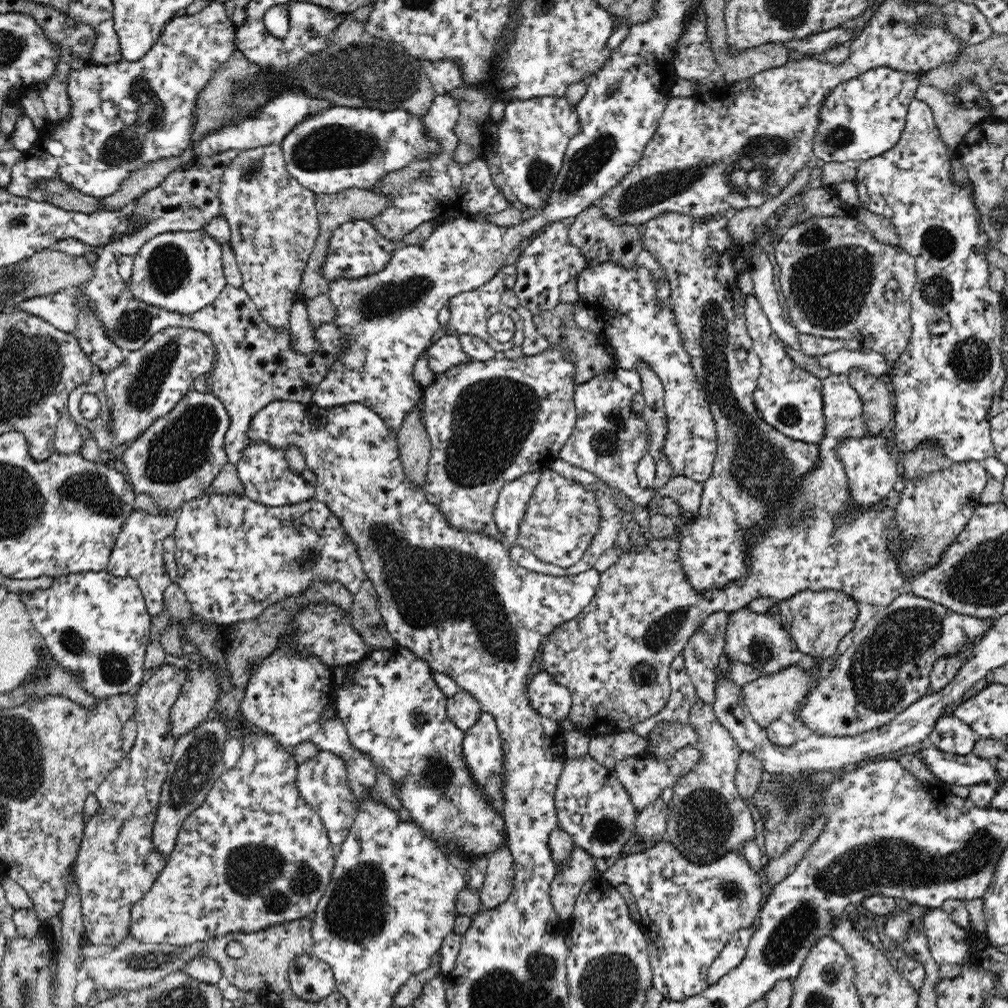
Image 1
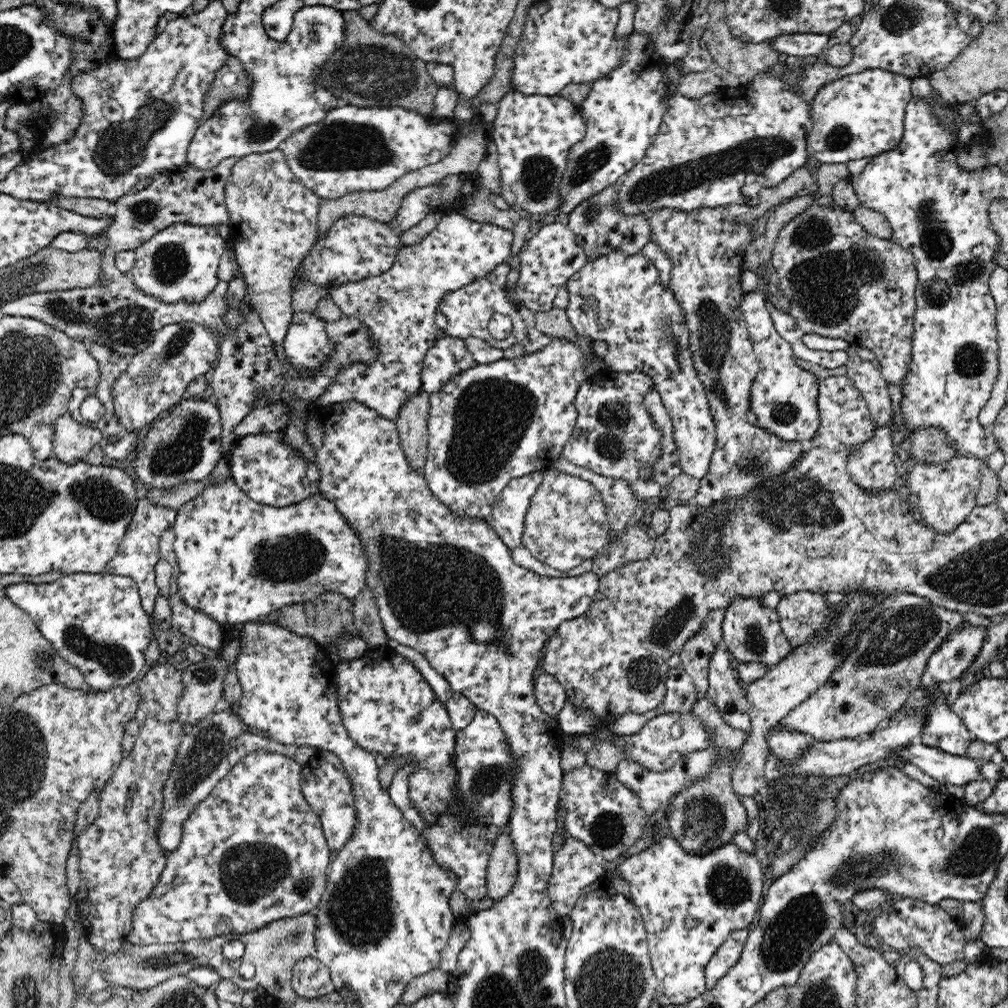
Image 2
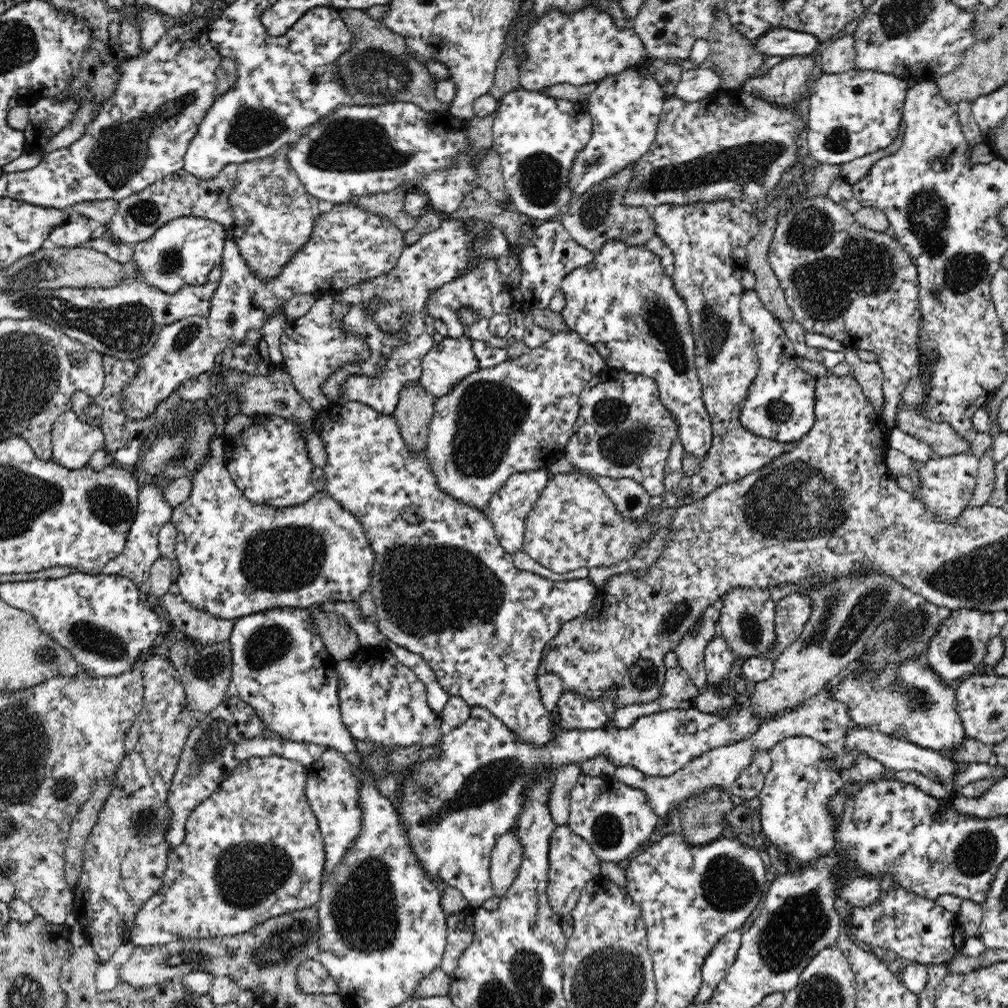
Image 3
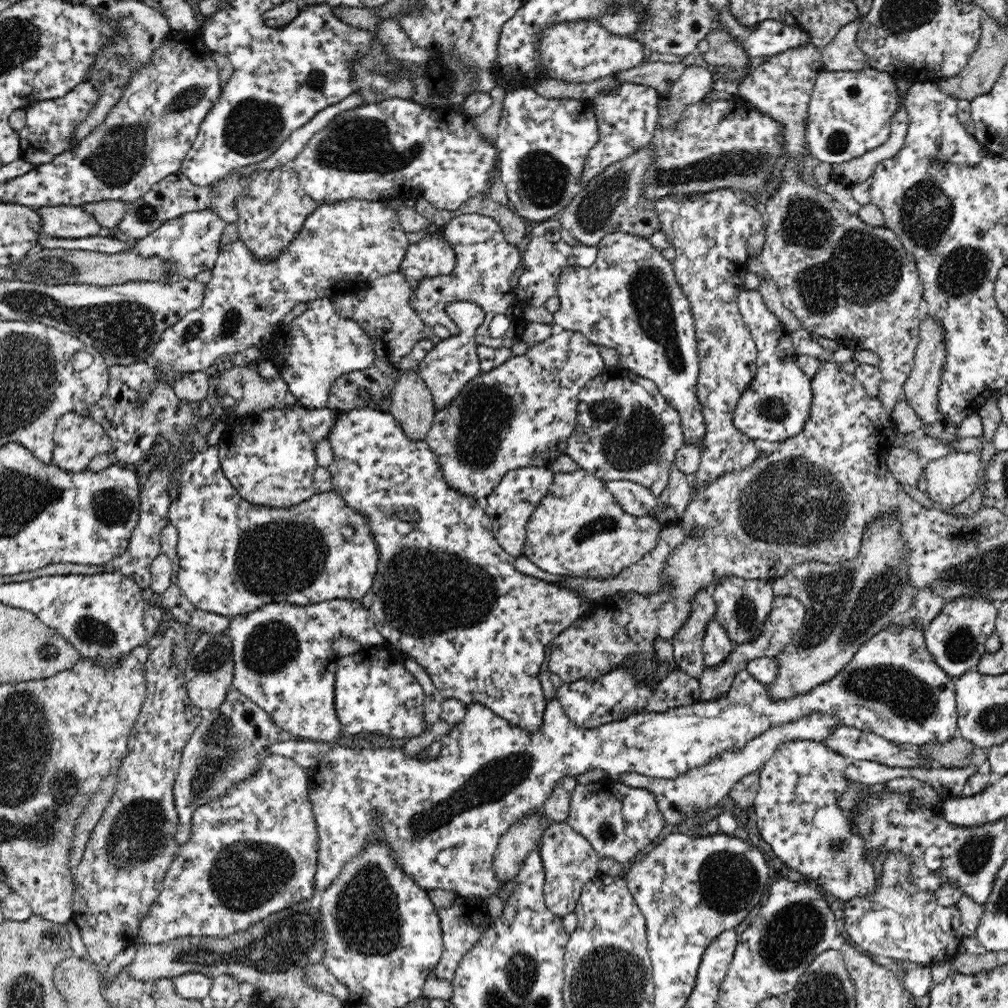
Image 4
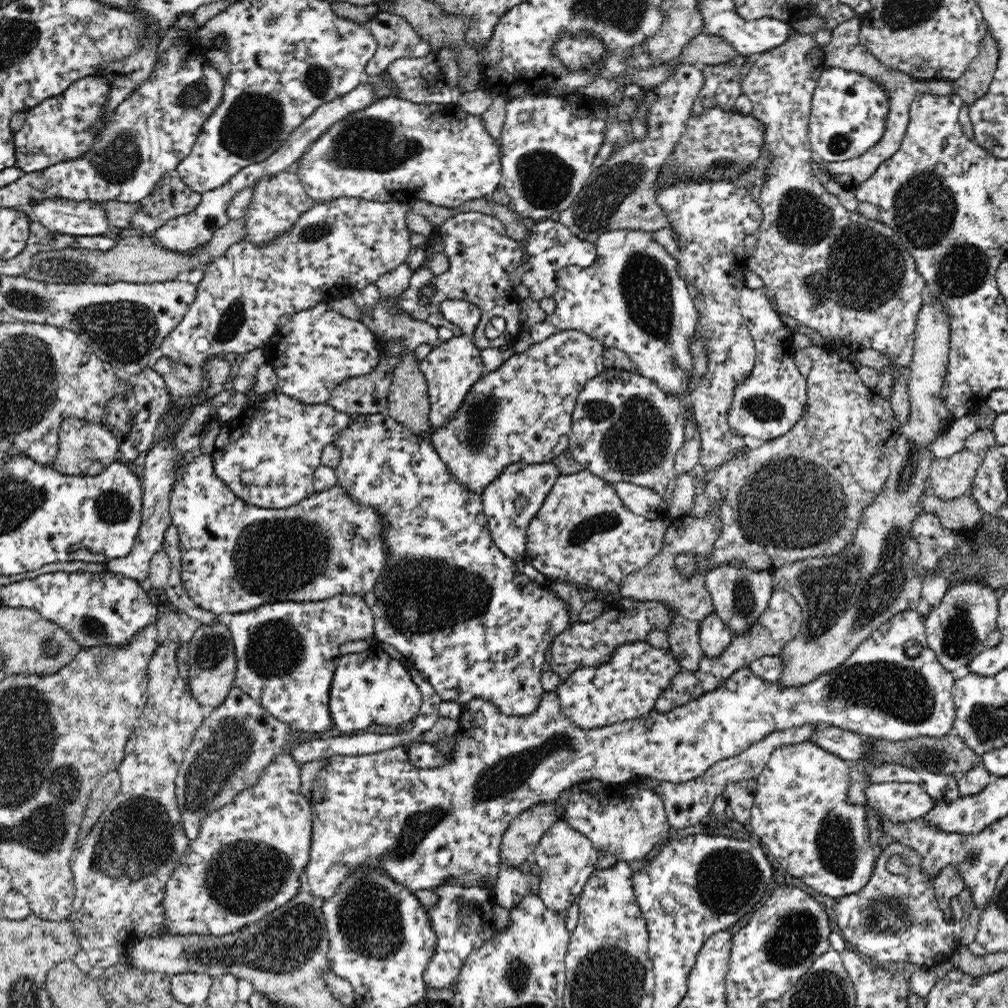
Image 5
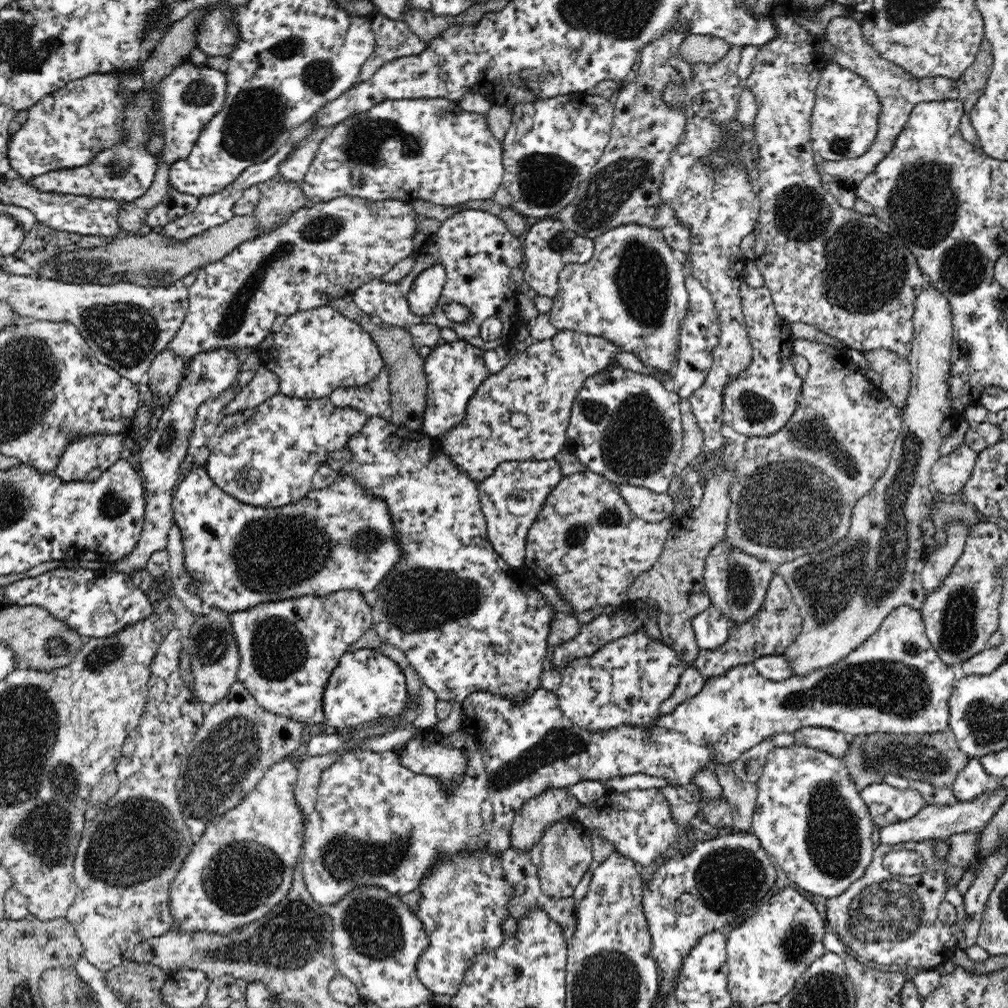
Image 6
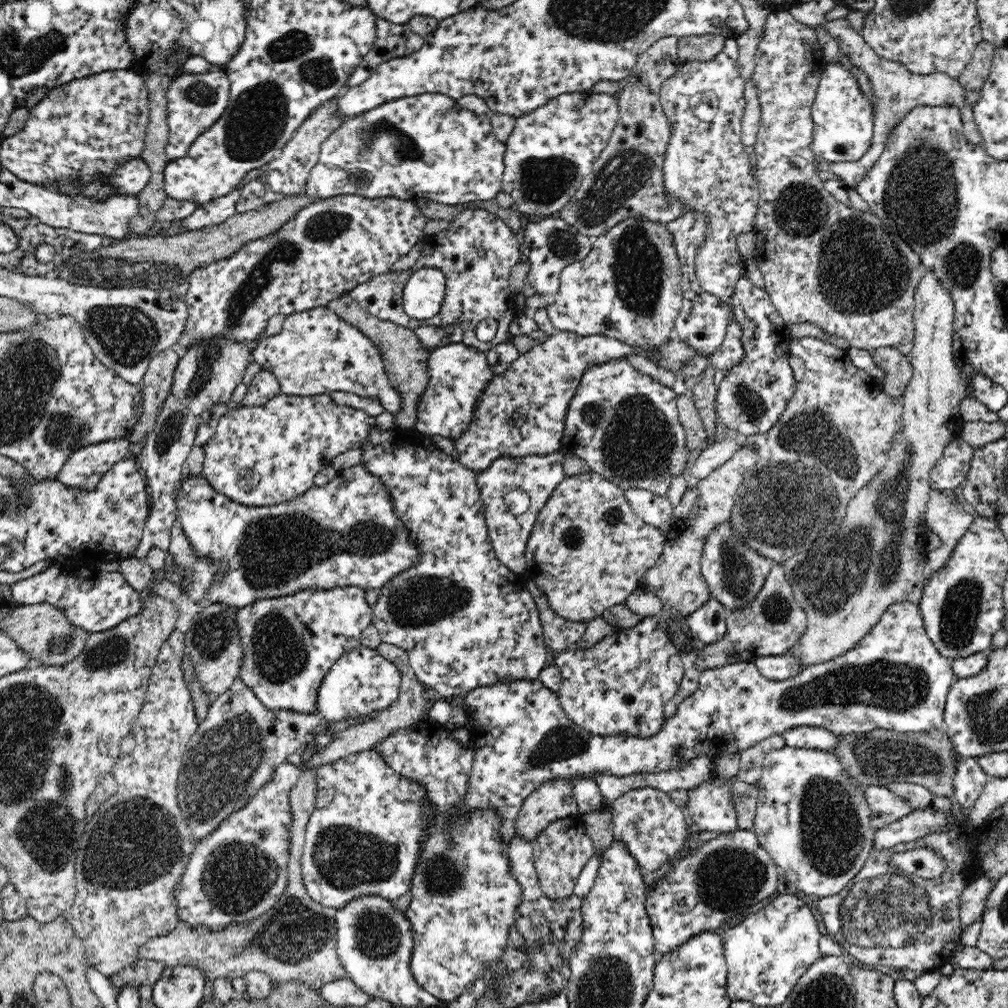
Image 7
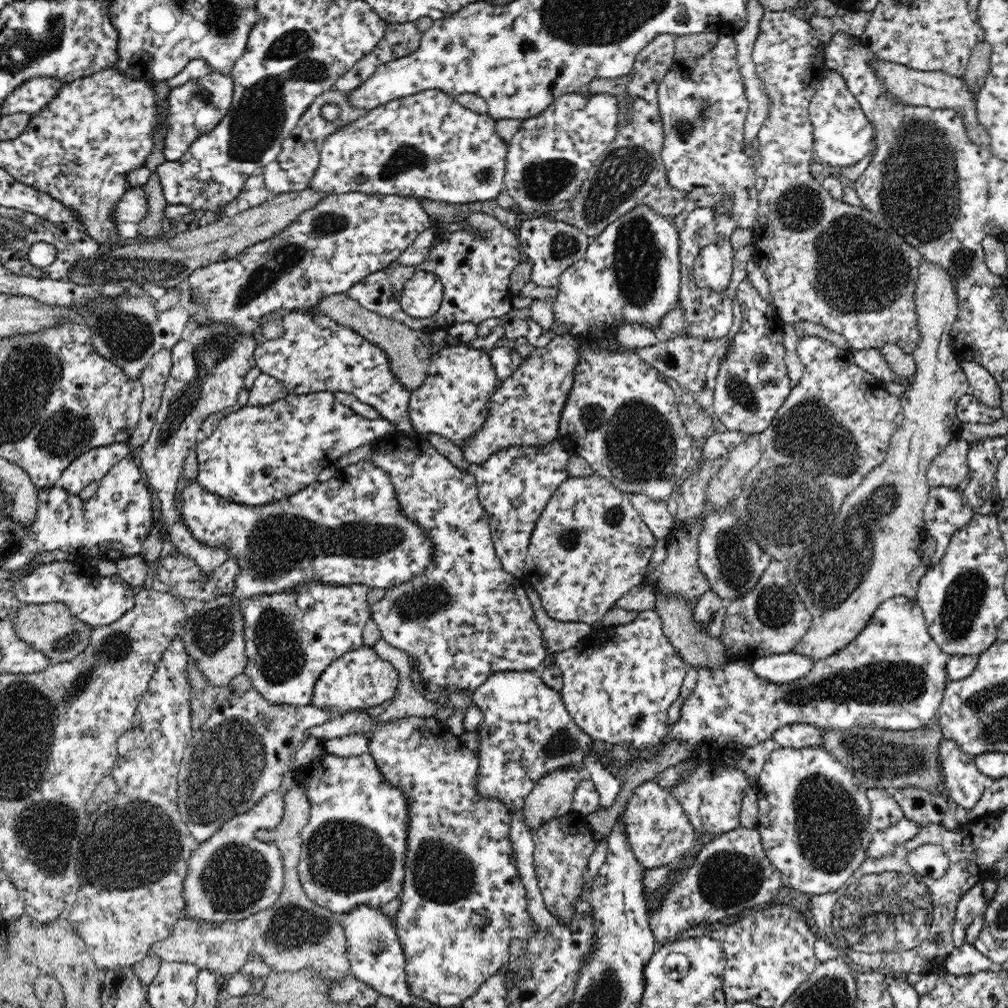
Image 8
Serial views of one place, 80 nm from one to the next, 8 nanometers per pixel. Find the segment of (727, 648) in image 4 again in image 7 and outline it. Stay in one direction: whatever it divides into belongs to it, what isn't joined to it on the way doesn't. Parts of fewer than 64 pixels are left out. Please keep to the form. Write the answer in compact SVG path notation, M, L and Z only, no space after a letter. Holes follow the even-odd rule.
M710 596L686 619L689 631L695 638L701 640L702 643L712 645L724 636L726 632L725 618L728 618L728 615L729 608Z

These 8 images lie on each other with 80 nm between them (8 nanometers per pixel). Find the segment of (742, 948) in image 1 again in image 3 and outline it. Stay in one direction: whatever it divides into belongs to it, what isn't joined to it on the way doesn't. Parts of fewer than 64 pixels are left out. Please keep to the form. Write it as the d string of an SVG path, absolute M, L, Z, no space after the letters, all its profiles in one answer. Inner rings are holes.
M738 930L728 932L710 950L702 964L702 984L692 1000L694 1005L705 1005L712 998L718 983L726 976L727 970L736 958L742 934Z

